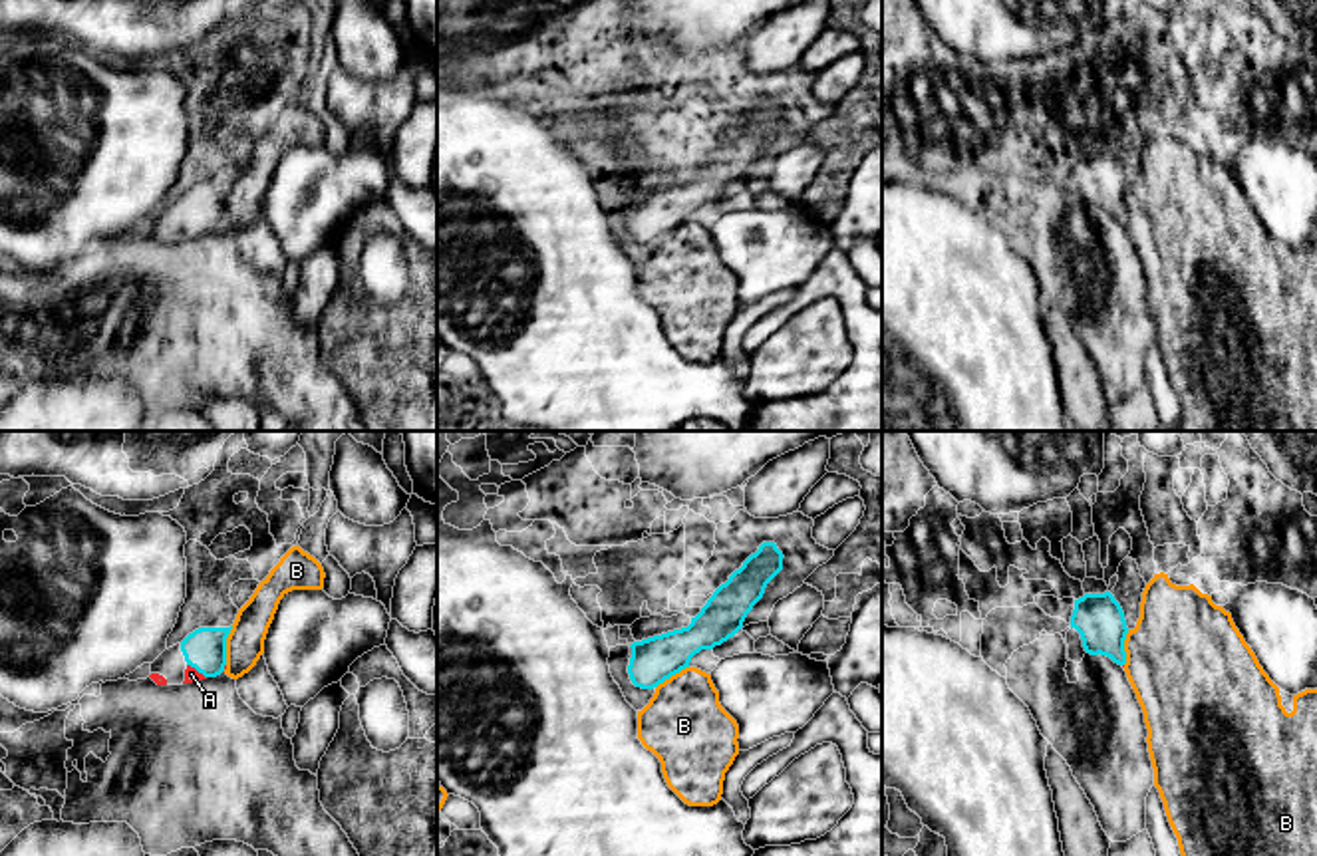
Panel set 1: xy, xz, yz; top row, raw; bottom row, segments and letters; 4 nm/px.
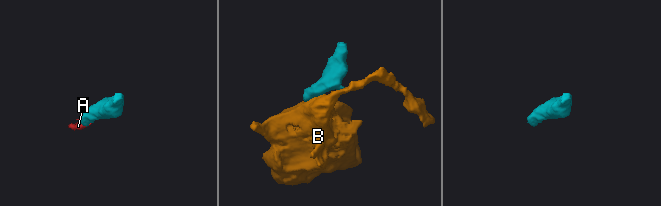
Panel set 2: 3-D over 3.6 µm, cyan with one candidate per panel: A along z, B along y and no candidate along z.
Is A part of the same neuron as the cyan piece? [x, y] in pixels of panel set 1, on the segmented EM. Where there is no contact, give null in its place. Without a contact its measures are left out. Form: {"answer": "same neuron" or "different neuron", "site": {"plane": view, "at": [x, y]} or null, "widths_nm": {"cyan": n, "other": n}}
{"answer": "same neuron", "site": {"plane": "xy", "at": [197, 670]}, "widths_nm": {"cyan": 170, "other": 60}}

